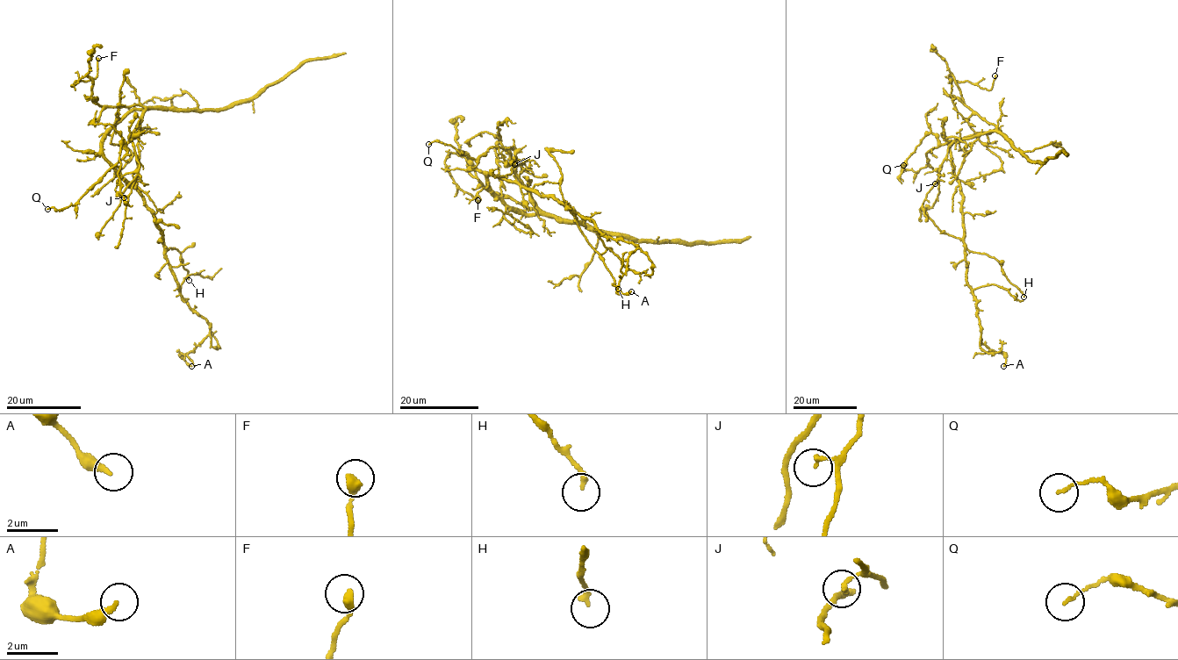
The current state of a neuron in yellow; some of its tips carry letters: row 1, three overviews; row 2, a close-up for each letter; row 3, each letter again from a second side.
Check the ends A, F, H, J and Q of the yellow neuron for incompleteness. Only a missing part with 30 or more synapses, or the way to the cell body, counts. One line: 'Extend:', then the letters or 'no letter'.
Extend: no letter

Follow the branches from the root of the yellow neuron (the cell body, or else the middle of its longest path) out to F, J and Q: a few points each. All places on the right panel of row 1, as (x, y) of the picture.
F: (954, 142), (993, 130), (1000, 132), (965, 104), (953, 76), (948, 75), (989, 89), (994, 75)
J: (954, 142), (993, 130), (1000, 132), (991, 131), (954, 140), (948, 147), (935, 183)
Q: (954, 142), (993, 130), (1000, 132), (940, 144), (927, 152), (928, 165), (915, 172), (903, 168), (903, 165)

